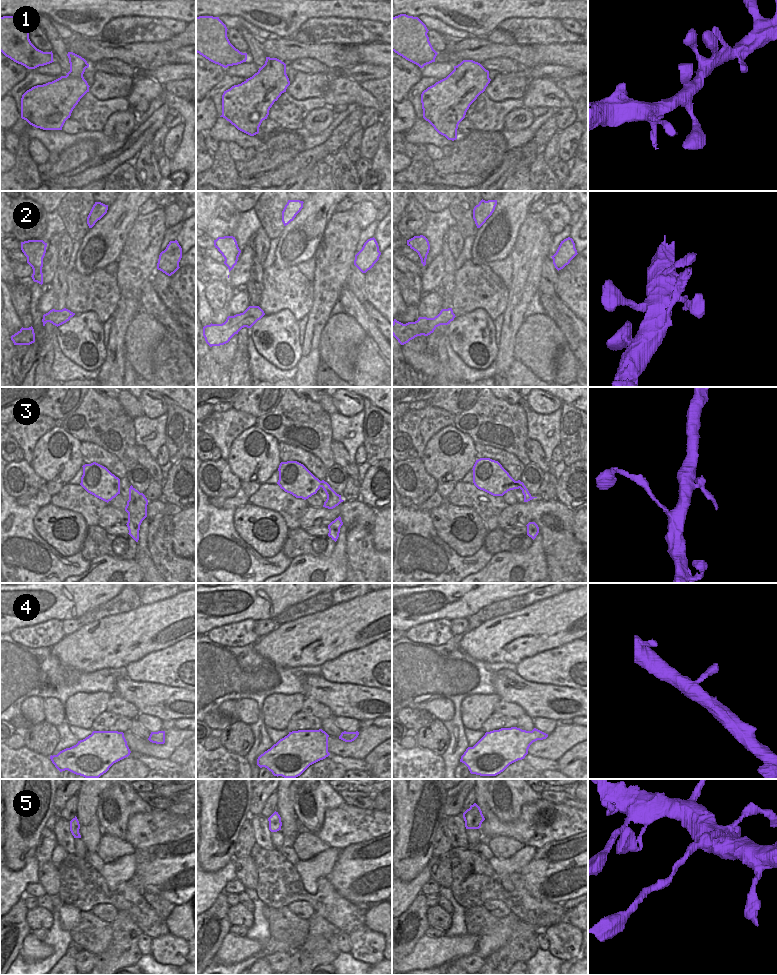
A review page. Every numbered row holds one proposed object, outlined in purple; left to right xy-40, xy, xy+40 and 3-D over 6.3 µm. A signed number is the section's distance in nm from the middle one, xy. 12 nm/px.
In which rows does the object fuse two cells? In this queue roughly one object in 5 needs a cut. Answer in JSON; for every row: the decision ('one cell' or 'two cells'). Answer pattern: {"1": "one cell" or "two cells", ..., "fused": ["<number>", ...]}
{"1": "one cell", "2": "one cell", "3": "two cells", "4": "one cell", "5": "two cells", "fused": ["3", "5"]}

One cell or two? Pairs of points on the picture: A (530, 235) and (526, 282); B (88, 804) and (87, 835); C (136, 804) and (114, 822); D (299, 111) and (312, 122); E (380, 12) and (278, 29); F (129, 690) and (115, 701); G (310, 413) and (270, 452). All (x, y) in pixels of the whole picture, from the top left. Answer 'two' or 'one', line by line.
A: one
B: one
C: one
D: two
E: one
F: two
G: two

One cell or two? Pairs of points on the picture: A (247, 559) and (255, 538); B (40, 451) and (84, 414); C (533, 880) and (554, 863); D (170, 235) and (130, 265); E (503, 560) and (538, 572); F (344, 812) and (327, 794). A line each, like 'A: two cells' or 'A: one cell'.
A: two cells
B: two cells
C: one cell
D: two cells
E: one cell
F: two cells

